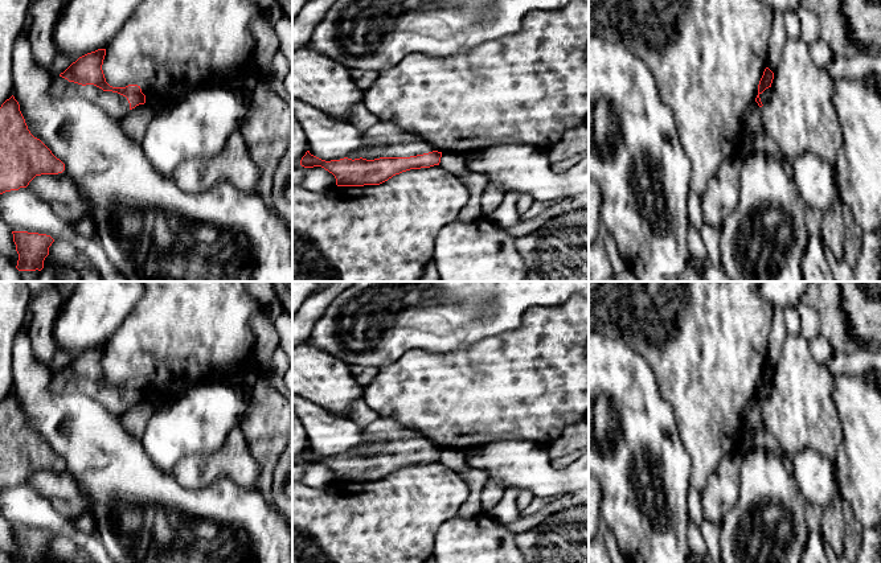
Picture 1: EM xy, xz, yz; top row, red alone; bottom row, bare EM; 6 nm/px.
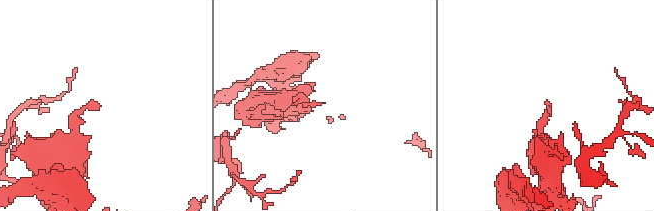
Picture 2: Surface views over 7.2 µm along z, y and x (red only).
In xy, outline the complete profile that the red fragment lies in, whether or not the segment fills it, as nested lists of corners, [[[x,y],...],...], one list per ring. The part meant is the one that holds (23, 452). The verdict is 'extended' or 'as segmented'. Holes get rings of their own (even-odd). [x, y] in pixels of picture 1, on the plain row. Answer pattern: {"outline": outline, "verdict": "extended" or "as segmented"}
{"outline": [[[12,391],[0,403],[0,490],[26,484],[41,470],[58,470],[65,460],[34,433]]], "verdict": "as segmented"}

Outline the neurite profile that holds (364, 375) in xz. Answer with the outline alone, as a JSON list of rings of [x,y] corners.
[[[349,365],[349,369],[352,375],[361,387],[366,387],[380,370],[380,367],[377,366],[362,366],[362,365]]]

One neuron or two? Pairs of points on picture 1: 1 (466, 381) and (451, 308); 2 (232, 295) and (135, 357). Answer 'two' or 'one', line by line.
1: two
2: one

